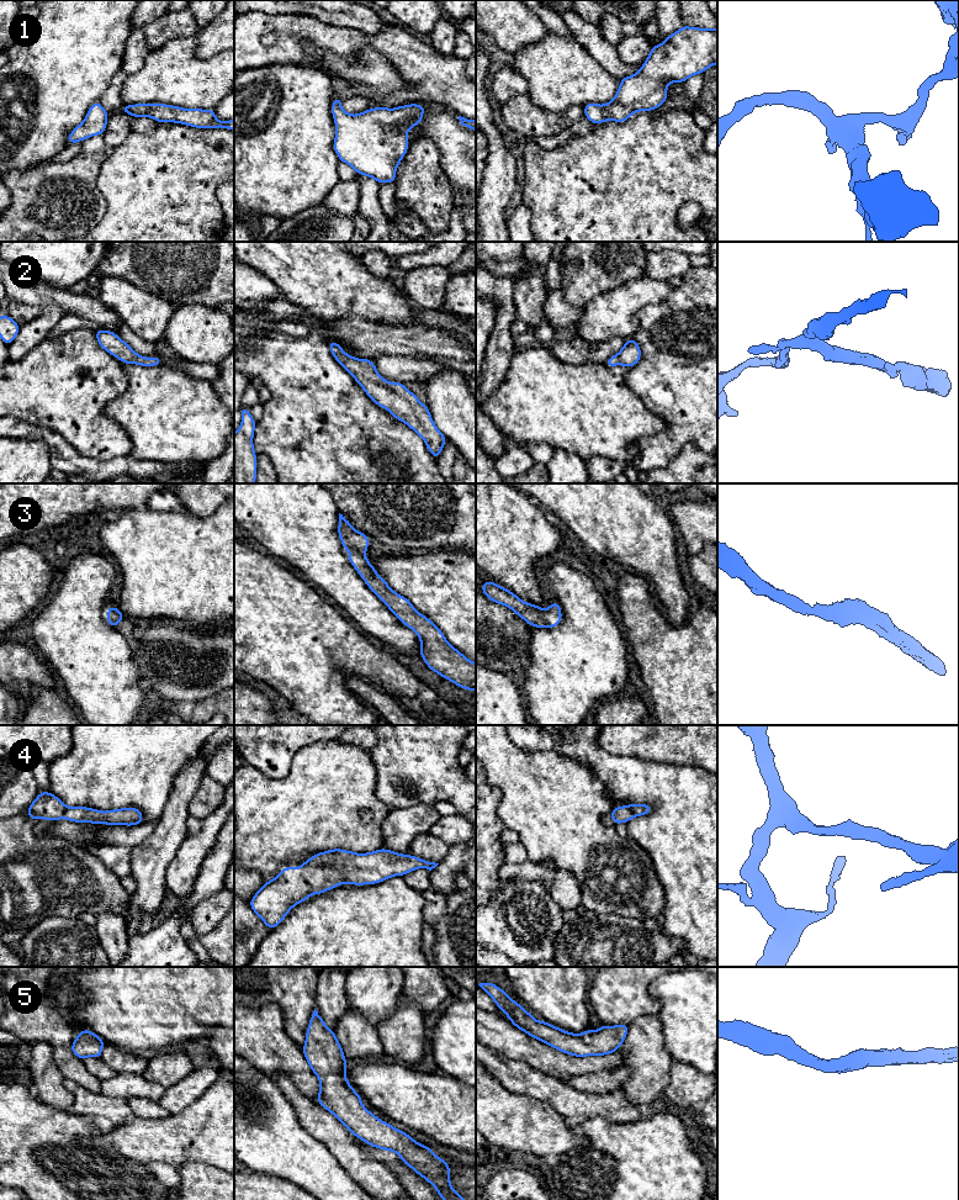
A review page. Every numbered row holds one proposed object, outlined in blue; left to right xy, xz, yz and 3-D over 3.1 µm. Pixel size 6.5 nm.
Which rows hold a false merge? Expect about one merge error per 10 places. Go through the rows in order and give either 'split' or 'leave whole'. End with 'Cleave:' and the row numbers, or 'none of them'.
1: leave whole
2: leave whole
3: leave whole
4: leave whole
5: leave whole
Cleave: none of them

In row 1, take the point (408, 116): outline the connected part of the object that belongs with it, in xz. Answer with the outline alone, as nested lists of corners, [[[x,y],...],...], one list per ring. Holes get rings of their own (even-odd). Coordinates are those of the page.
[[[335,96],[332,116],[335,122],[335,139],[333,149],[339,160],[355,169],[357,175],[375,179],[380,185],[396,181],[396,170],[409,146],[407,131],[418,126],[426,109],[418,104],[409,104],[394,109],[377,106],[357,115],[350,115],[341,107],[341,97]]]

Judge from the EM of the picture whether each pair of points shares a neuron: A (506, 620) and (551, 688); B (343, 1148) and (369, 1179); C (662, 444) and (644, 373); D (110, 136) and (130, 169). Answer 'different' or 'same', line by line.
A: different
B: same
C: same
D: different

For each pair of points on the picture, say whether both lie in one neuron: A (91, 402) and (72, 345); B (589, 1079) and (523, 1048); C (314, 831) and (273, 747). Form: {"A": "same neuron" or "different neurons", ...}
{"A": "same neuron", "B": "different neurons", "C": "different neurons"}

